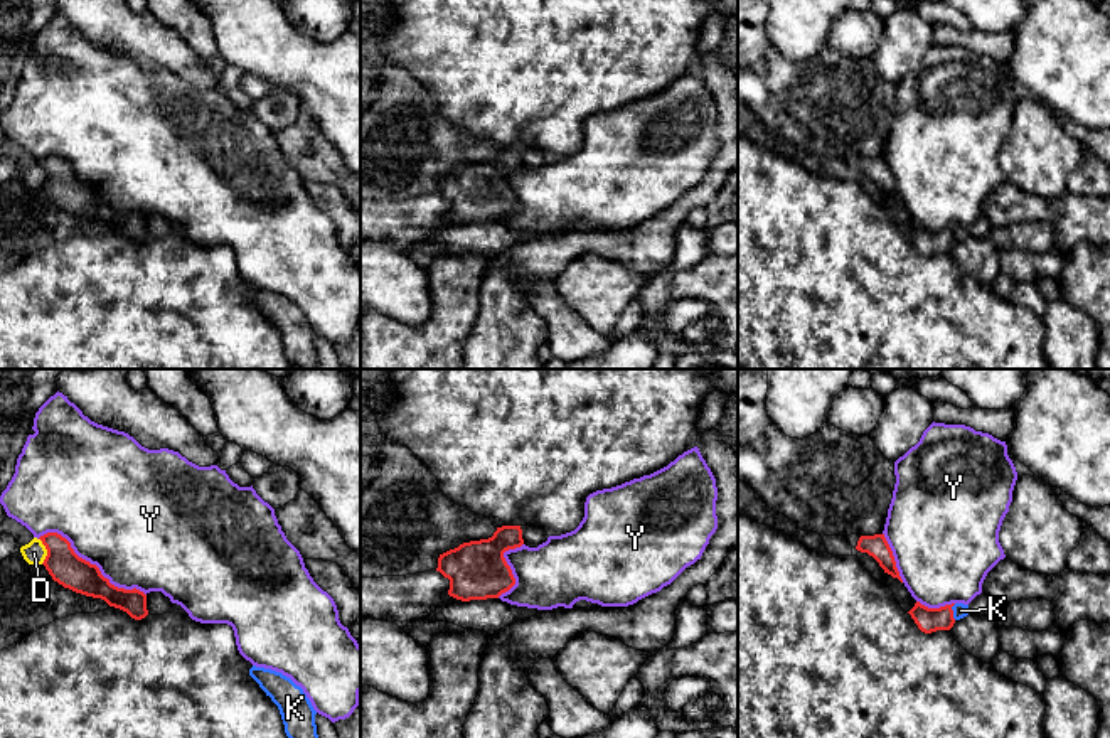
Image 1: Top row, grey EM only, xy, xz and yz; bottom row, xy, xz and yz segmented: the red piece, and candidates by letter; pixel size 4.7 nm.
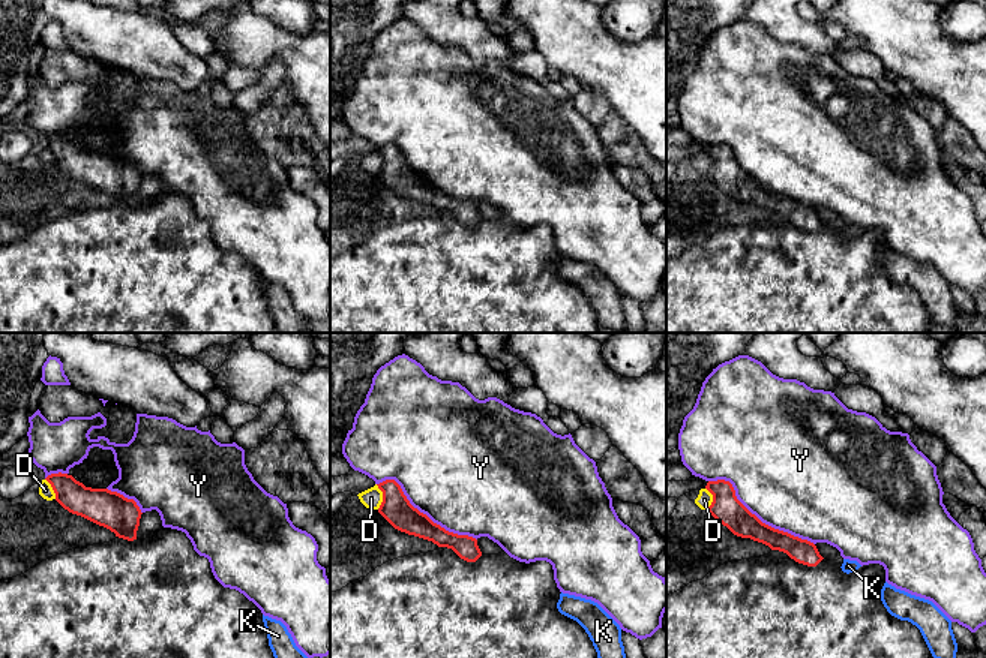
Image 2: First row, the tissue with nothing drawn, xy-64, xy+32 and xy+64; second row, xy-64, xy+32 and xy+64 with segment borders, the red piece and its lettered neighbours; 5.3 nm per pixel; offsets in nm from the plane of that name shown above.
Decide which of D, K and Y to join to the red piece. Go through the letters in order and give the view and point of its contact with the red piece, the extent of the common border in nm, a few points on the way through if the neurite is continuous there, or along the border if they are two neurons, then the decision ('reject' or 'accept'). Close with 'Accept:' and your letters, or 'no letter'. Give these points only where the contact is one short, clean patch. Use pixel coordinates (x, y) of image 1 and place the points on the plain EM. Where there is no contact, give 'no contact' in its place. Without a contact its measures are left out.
D: xy (48, 174) | 130 nm | along xy (39, 160), (46, 172), (42, 186) | reject
K: yz (952, 235) | 80 nm | across yz (928, 243), (942, 241), (952, 235), (960, 233) | accept
Y: xy (90, 186) | 600 nm | reject
Accept: K

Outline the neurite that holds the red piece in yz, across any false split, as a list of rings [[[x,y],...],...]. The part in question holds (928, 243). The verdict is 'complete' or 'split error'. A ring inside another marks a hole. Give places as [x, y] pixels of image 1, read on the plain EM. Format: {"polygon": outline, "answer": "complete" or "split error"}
{"polygon": [[[920,224],[908,234],[918,251],[925,256],[931,256],[937,253],[950,253],[953,246],[963,239],[967,239],[969,227],[952,226],[940,231],[928,231]]], "answer": "split error"}

